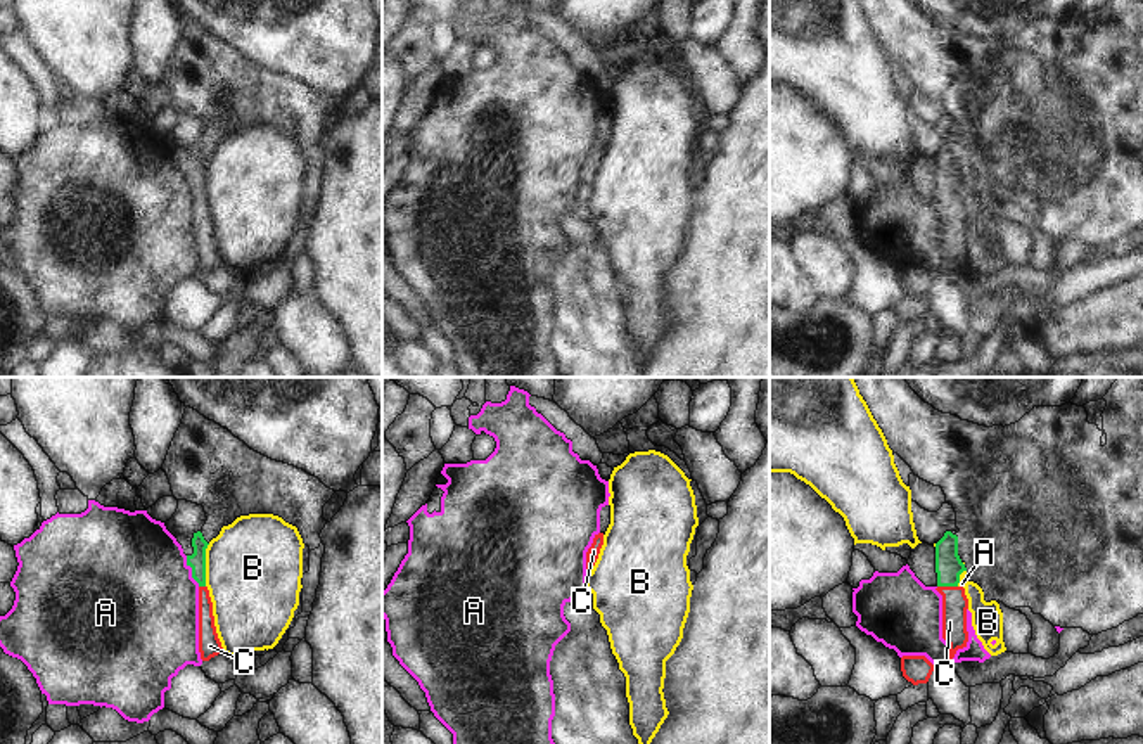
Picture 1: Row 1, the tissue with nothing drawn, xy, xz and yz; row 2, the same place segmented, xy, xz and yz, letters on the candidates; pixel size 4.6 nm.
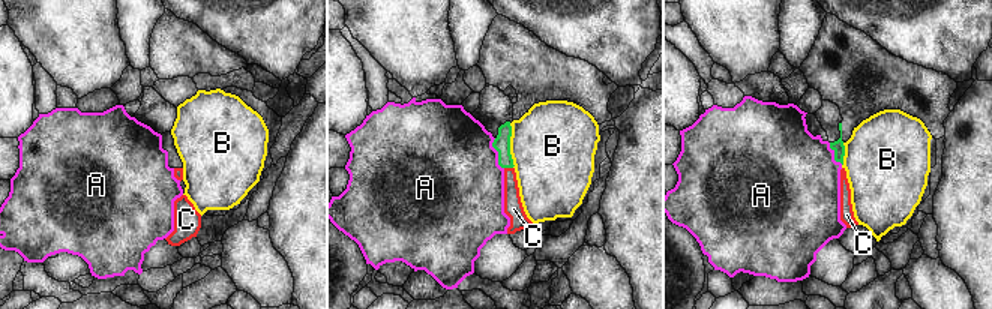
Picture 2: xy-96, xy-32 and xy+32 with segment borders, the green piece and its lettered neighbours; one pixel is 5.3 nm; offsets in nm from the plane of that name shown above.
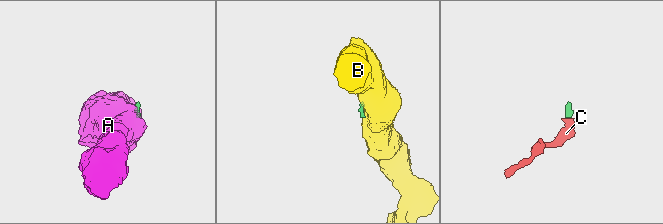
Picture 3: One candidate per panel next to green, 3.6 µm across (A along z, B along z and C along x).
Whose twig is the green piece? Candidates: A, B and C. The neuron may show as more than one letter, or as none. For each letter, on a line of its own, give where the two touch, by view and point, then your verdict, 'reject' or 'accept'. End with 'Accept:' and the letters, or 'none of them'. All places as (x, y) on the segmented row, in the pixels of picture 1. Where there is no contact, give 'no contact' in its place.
A: meets green in xy at (192, 571); reject
B: meets green in xy at (204, 564); reject
C: meets green in yz at (948, 585); accept
Accept: C

